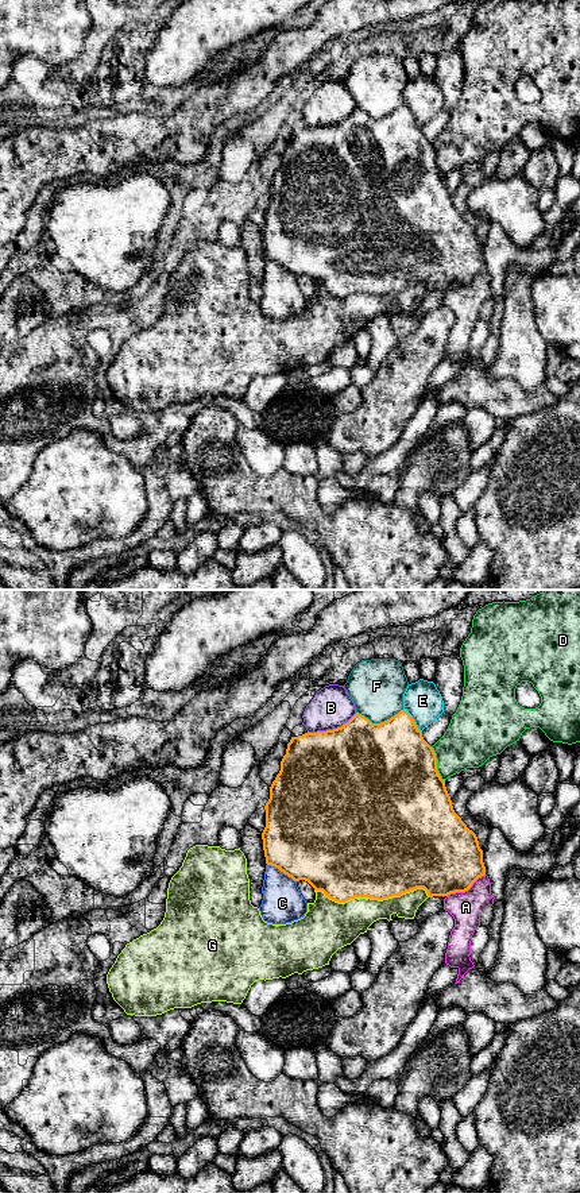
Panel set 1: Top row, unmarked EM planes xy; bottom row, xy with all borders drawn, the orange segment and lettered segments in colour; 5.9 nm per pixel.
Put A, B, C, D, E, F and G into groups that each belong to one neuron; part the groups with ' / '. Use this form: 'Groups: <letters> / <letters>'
Groups: A / B / C / D / E / F / G

